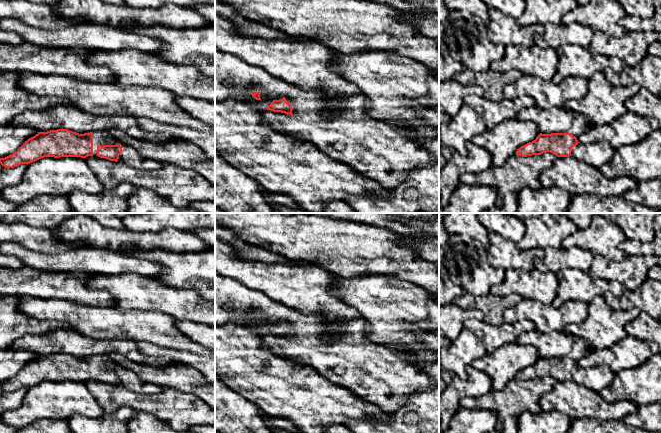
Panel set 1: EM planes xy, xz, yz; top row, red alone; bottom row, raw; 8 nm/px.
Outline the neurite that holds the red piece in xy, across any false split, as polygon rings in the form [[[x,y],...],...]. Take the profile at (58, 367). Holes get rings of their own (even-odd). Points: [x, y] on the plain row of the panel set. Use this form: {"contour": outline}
{"contour": [[[68,353],[38,356],[13,378],[0,382],[5,392],[30,388],[44,381],[98,380],[139,394],[156,394],[163,387],[142,380],[137,374],[114,362],[108,354],[79,358]]]}

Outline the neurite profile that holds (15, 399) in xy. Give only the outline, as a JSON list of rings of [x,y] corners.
[[[0,388],[0,415],[7,410],[19,408],[26,395],[28,388],[21,388],[13,392],[5,392]]]

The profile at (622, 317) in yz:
[[[598,295],[587,305],[587,317],[580,323],[567,325],[563,332],[587,341],[593,349],[607,349],[627,336],[624,329],[625,325],[636,318],[640,312],[638,308],[612,310],[603,295]]]

